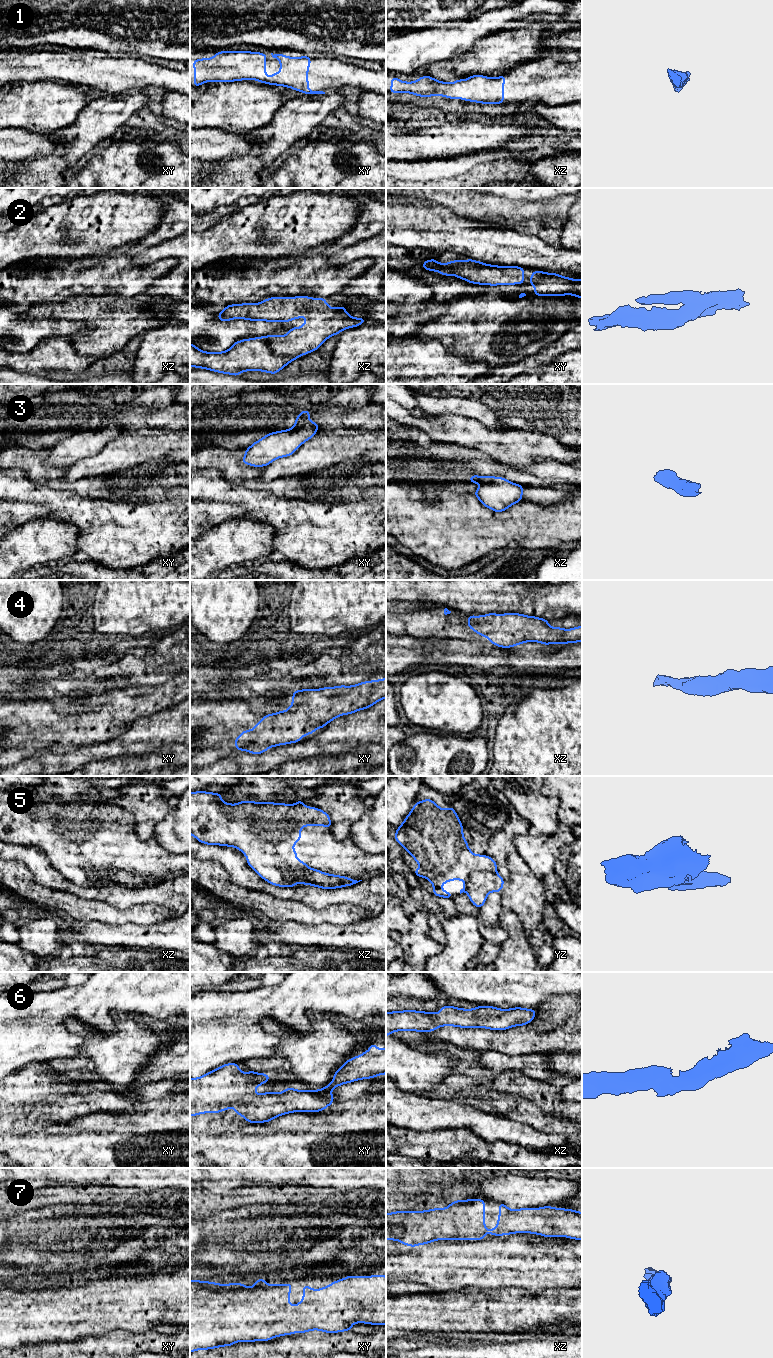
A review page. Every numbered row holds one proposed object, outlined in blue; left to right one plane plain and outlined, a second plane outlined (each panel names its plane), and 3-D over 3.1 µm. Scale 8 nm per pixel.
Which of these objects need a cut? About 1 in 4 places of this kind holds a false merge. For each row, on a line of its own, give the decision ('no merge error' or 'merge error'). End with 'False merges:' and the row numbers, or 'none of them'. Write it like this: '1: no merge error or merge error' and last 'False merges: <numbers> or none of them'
1: no merge error
2: no merge error
3: no merge error
4: no merge error
5: merge error
6: no merge error
7: no merge error
False merges: 5

